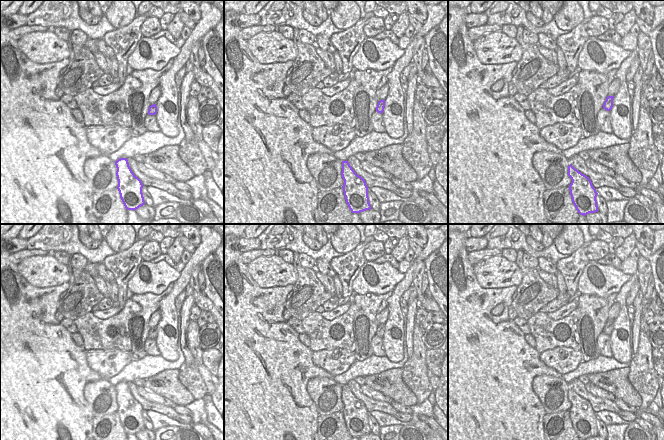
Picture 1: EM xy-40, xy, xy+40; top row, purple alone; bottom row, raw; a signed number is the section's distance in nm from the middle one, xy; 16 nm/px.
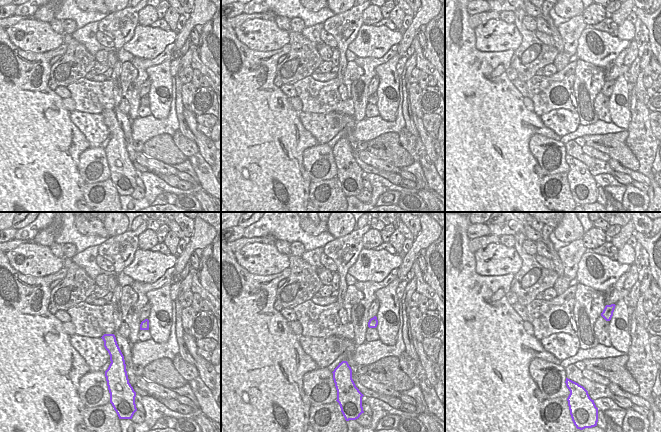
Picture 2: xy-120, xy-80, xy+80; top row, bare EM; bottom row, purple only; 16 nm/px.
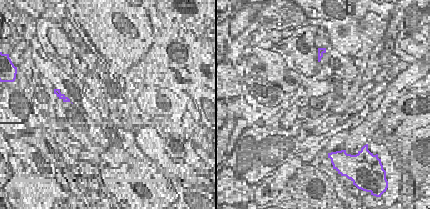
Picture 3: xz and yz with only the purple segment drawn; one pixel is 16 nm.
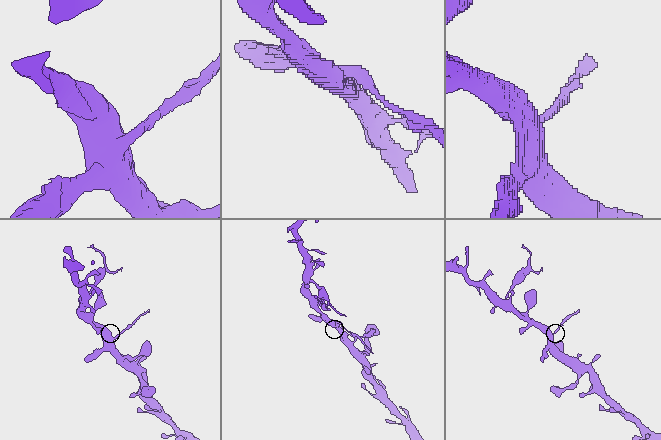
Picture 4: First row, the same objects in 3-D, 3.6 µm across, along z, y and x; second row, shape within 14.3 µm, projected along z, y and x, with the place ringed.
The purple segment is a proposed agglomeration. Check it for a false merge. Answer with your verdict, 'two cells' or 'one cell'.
two cells

